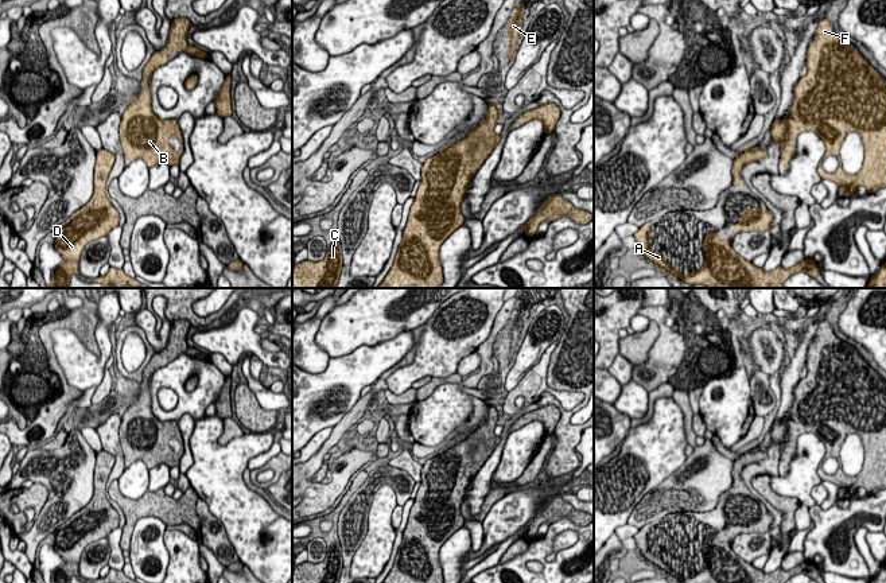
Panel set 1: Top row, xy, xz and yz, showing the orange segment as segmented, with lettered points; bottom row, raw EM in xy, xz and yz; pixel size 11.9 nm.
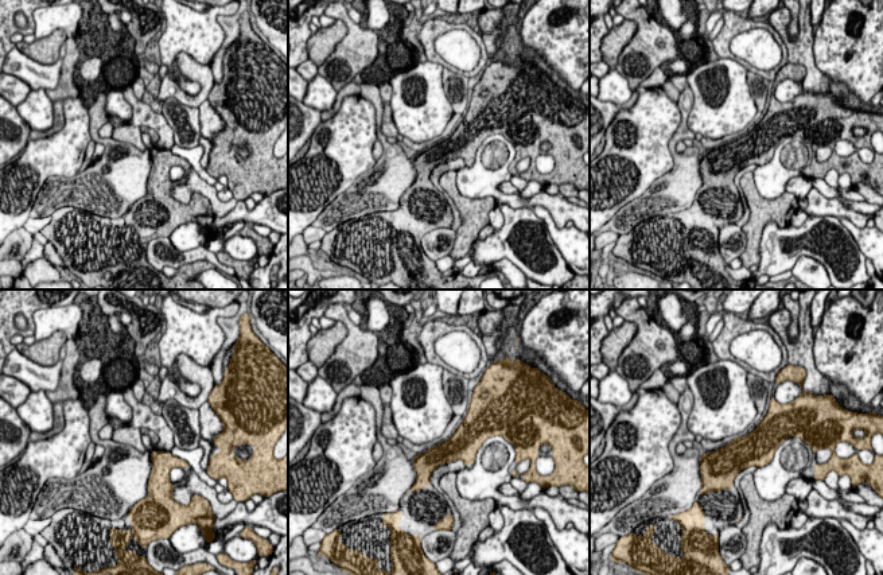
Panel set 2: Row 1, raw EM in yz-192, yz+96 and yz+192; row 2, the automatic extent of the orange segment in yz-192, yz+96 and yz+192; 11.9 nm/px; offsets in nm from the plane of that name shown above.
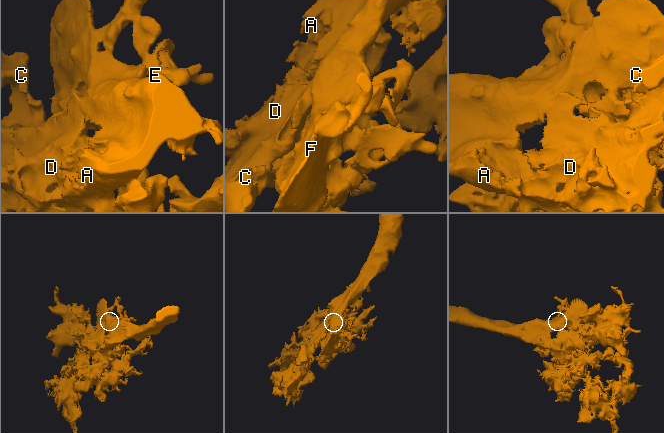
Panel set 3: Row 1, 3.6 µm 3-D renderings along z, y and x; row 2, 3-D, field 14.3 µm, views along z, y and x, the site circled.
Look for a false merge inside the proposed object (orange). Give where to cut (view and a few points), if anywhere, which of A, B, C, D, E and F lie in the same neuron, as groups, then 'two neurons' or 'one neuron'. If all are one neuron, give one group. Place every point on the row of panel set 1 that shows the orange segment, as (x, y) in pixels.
cut none; groups A B C D E F; one neuron

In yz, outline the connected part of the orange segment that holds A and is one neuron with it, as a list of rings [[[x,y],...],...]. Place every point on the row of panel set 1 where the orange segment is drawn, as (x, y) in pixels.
[[[649,222],[642,225],[633,236],[637,248],[642,254],[654,263],[656,268],[669,275],[680,277],[688,284],[704,284],[712,288],[784,288],[782,284],[792,275],[805,271],[819,279],[819,268],[813,259],[804,259],[792,268],[778,267],[773,271],[763,271],[741,257],[728,242],[728,237],[720,237],[718,232],[704,236],[706,265],[700,271],[693,271],[683,276],[683,268],[672,268],[667,263],[664,253],[654,253],[648,241],[652,236]]]

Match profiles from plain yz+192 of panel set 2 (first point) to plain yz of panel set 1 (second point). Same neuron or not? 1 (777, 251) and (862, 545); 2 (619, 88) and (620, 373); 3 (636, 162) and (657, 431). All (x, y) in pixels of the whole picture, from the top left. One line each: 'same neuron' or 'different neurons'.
1: different neurons
2: different neurons
3: same neuron

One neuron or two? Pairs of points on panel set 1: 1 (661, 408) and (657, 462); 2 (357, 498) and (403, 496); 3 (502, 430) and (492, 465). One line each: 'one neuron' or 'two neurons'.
1: one neuron
2: one neuron
3: one neuron

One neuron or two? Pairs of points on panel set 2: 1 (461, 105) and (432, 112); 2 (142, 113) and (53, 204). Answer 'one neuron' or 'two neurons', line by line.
1: two neurons
2: one neuron

